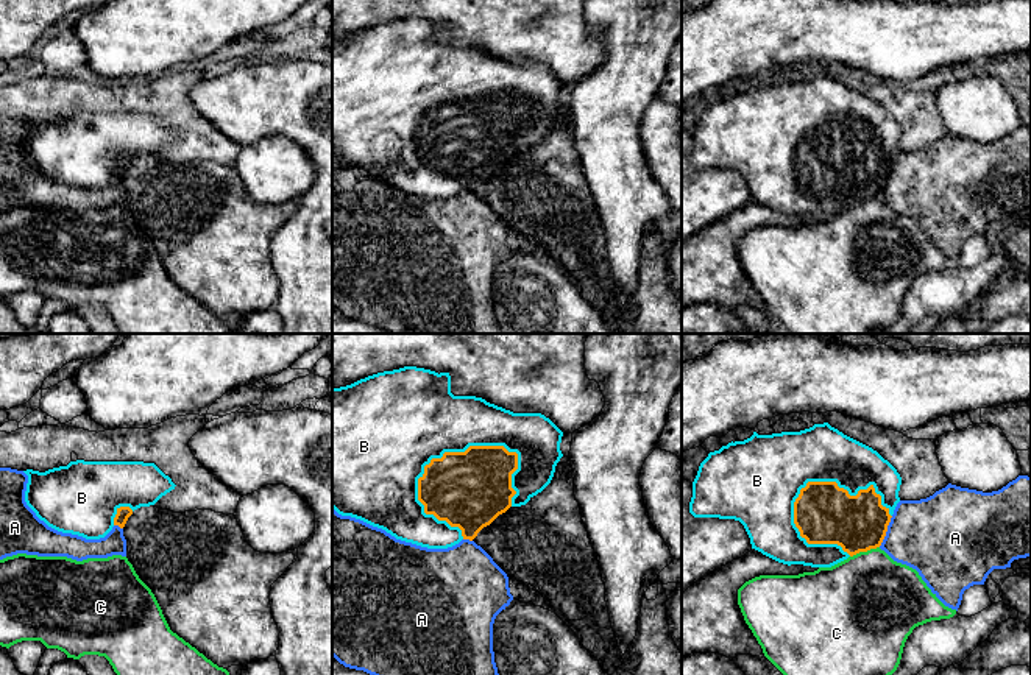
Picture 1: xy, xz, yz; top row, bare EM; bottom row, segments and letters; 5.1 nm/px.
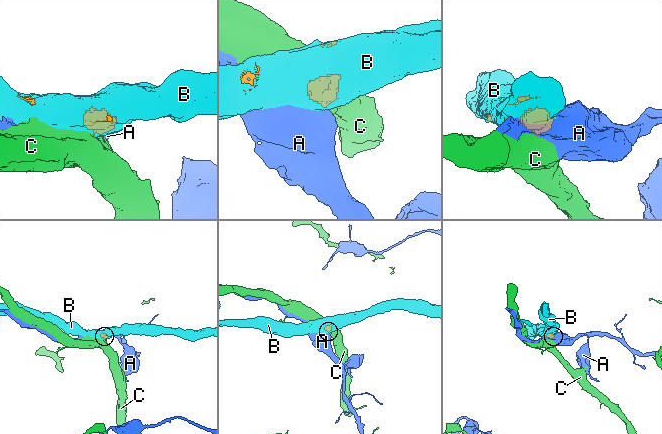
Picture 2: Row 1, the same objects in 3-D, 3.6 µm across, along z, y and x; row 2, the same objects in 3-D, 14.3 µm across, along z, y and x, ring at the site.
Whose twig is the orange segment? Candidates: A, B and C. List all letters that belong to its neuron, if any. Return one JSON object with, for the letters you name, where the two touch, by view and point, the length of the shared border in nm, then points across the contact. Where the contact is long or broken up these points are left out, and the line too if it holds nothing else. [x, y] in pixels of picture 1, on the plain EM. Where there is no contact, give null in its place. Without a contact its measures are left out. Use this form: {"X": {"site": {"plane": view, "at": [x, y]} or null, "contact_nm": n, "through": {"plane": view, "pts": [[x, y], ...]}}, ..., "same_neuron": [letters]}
{"B": {"site": {"plane": "xz", "at": [425, 117]}, "contact_nm": 550}, "same_neuron": ["B"]}

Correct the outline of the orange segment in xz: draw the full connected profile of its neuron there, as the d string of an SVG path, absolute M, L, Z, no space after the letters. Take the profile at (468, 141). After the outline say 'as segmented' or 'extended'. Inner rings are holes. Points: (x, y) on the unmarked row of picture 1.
M416 17L332 39L332 159L427 200L473 192L510 157L526 156L552 131L563 83L541 64L513 64L476 47L454 47L449 23Z | extended

